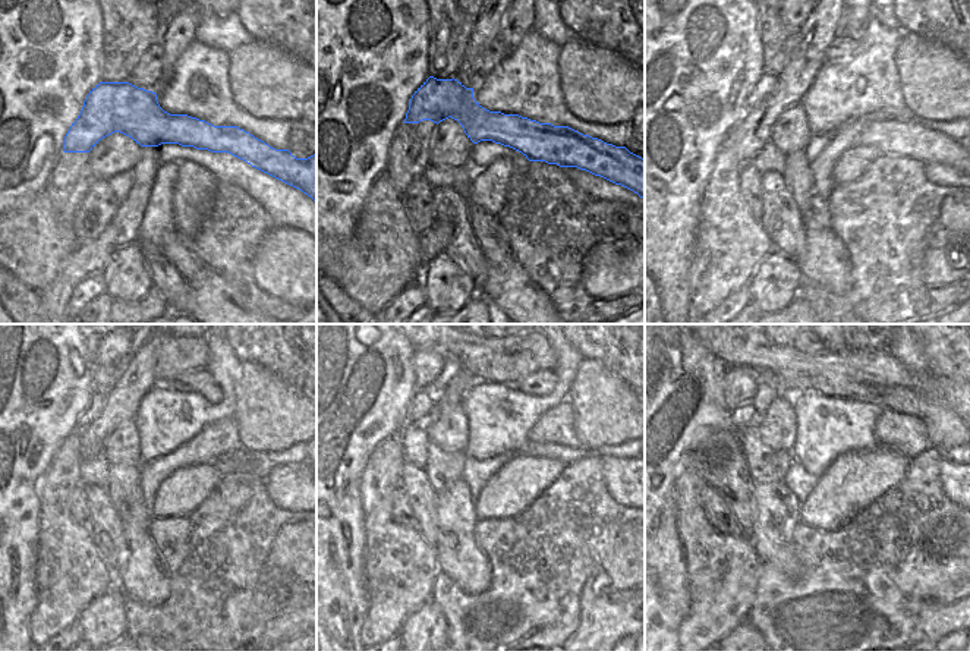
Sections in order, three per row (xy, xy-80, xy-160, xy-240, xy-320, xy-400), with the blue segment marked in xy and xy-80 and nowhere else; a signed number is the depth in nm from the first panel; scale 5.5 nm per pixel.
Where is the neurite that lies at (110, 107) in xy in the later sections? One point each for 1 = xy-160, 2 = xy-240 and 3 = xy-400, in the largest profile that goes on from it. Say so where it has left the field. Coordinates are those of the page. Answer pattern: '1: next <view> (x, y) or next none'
1: next xy-160 (896, 138)
2: next xy-240 (97, 402)
3: next xy-400 (742, 415)

